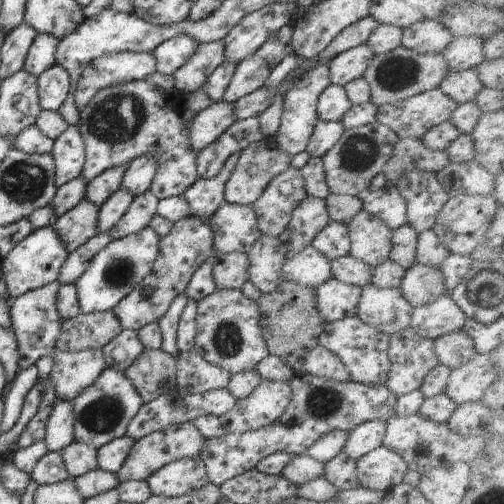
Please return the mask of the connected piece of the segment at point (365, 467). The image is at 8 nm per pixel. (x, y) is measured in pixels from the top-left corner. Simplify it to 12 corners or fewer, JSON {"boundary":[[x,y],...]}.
{"boundary":[[383,444],[355,463],[358,486],[388,492],[406,462]]}

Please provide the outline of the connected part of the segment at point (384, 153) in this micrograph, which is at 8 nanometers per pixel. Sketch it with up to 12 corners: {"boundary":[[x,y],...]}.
{"boundary":[[378,121],[344,129],[321,157],[329,191],[357,196],[400,137]]}

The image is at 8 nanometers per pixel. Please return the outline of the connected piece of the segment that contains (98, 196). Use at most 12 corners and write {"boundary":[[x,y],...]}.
{"boundary":[[129,163],[86,184],[84,200],[102,206],[120,189]]}

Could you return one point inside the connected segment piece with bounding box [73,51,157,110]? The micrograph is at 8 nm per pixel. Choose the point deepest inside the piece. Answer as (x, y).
(115, 68)

